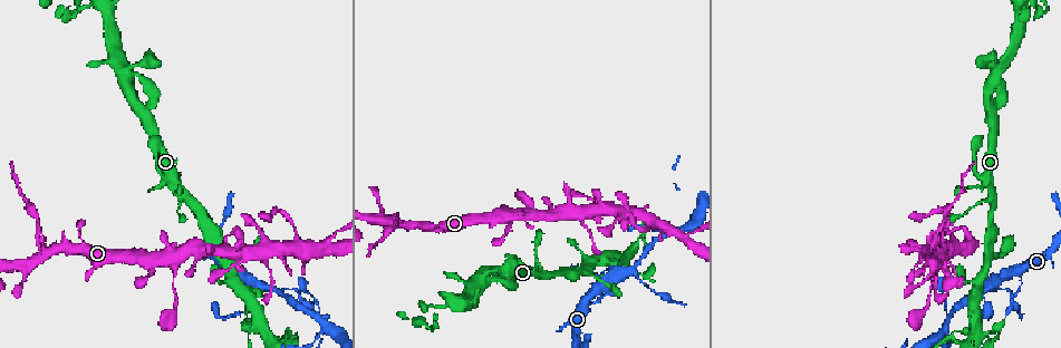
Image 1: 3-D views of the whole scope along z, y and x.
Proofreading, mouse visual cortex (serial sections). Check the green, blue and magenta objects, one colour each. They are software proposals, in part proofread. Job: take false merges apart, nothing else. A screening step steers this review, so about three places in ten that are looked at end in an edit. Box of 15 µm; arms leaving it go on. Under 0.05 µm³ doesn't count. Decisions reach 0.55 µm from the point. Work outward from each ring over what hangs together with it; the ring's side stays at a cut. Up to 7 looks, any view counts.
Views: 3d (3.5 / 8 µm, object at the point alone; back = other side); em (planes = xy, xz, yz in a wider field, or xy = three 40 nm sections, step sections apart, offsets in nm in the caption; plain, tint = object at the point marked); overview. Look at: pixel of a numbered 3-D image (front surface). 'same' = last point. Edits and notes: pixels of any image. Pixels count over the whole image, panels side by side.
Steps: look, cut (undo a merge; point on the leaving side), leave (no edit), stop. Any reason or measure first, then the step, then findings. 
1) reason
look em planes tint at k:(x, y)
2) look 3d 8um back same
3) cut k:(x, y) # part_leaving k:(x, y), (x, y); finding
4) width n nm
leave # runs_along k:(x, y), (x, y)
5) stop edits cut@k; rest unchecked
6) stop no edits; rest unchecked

look 3d 3.5um at 1:(399, 226)

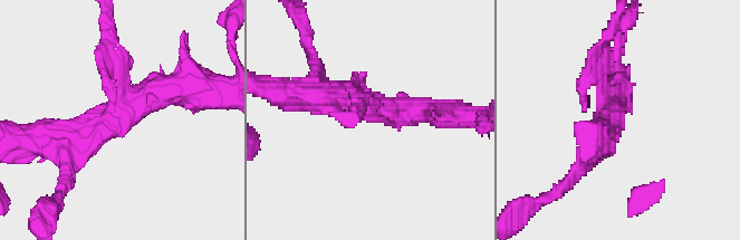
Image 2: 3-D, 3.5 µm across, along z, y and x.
need the tissue
look em xy step 5 tint at 2:(124, 104)

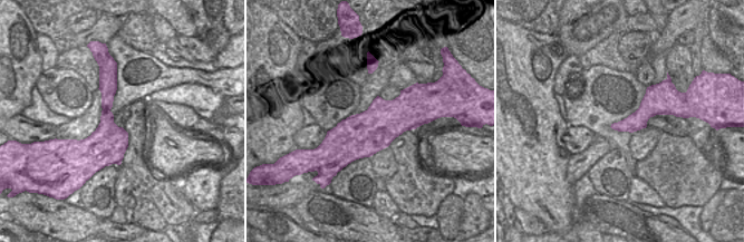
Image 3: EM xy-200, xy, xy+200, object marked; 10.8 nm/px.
arm_widths 200, 350, 400 nm
cut 2:(108, 41) # part_leaving 2:(119, 86), (119, 48), (106, 21); two cells meet here

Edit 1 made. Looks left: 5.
look overview

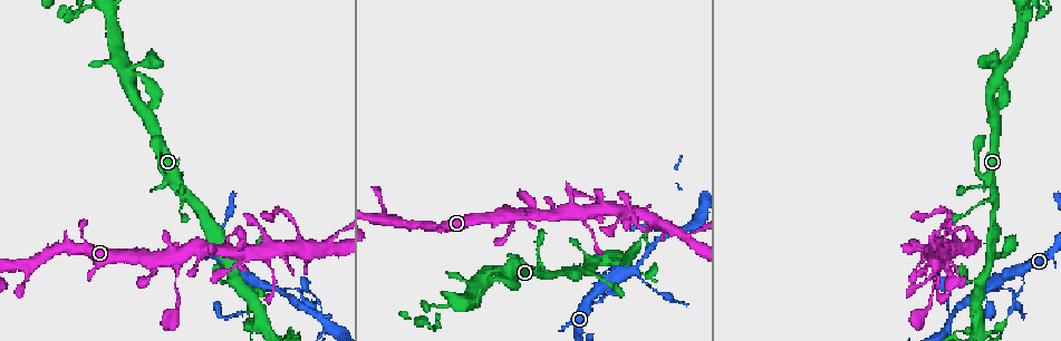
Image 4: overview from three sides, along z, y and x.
three arms meet
look 3d 8um at 4:(263, 284)

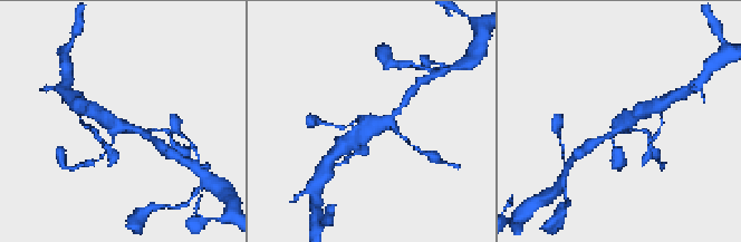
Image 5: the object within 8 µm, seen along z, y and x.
arms 3; arm_widths 100, 250, 450 nm; now the EM
look em xy step 5 tint at 5:(370, 122)

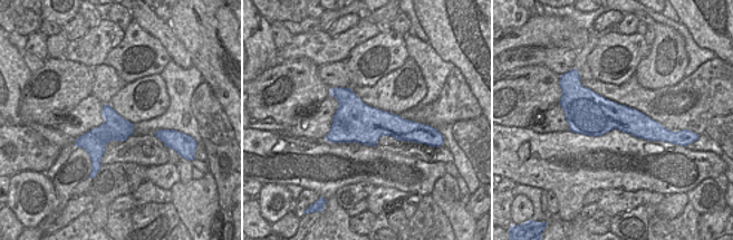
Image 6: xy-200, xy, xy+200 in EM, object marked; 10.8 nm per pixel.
width 460 nm
leave # runs_along 5:(346, 143), (394, 113); continuous, no second cell

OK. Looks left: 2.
abrupt turn
look 3d 8um at 4:(1028, 16)

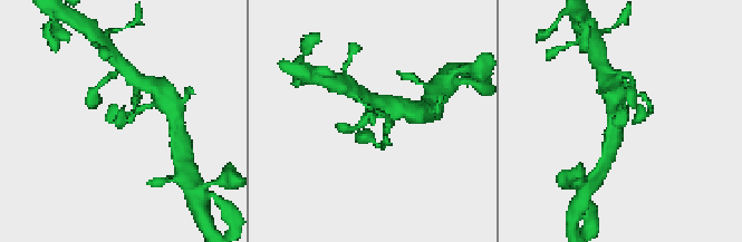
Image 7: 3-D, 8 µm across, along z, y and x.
need the tissue
look em xy step 5 tint at 7:(127, 118)

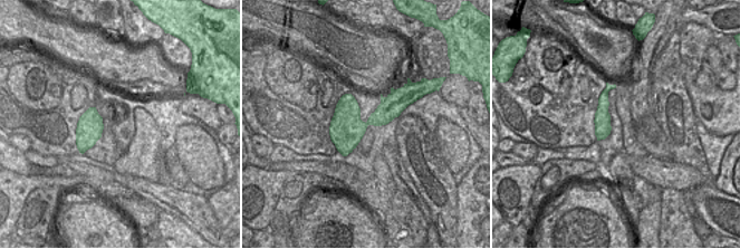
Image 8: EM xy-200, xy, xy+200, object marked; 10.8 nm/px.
leave # runs_along 7:(402, 115), (377, 117), (375, 123); one cell here

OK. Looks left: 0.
stop edits cut@2; rest unchecked

